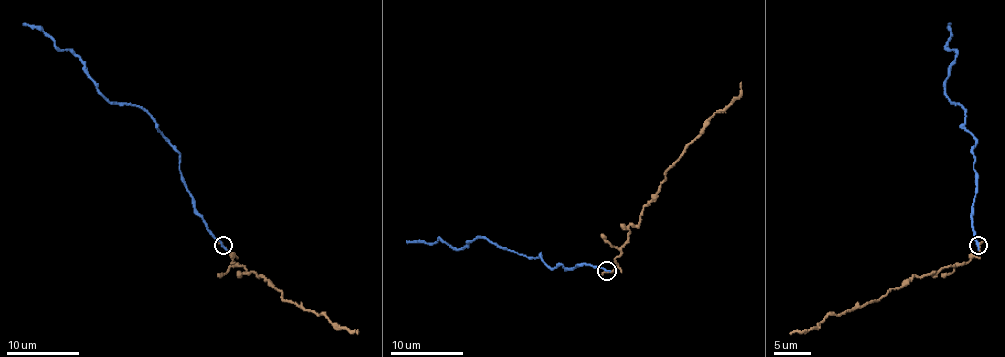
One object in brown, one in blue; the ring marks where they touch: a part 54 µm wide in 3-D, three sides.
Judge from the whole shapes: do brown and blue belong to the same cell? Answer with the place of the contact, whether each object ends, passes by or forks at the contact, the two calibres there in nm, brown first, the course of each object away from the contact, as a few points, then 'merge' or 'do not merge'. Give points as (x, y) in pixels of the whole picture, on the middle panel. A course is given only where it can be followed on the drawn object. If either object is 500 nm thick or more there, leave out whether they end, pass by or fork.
place (606, 270); brown ends; blue ends; calibres 260 and 220 nm; course brown (606, 270), (610, 272), (628, 239), (628, 226), (641, 221), (668, 168), (707, 122), (741, 93), (741, 82); course blue (606, 270), (580, 264), (551, 268), (540, 257), (526, 257), (483, 237), (462, 248), (440, 241), (407, 241); do not merge

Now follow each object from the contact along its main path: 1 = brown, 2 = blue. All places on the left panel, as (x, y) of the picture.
1: (223, 245), (232, 261), (244, 267), (244, 272), (254, 270), (263, 276), (285, 300), (358, 333)
2: (223, 245), (197, 212), (177, 150), (157, 122), (131, 104), (113, 104), (78, 56), (23, 24)

